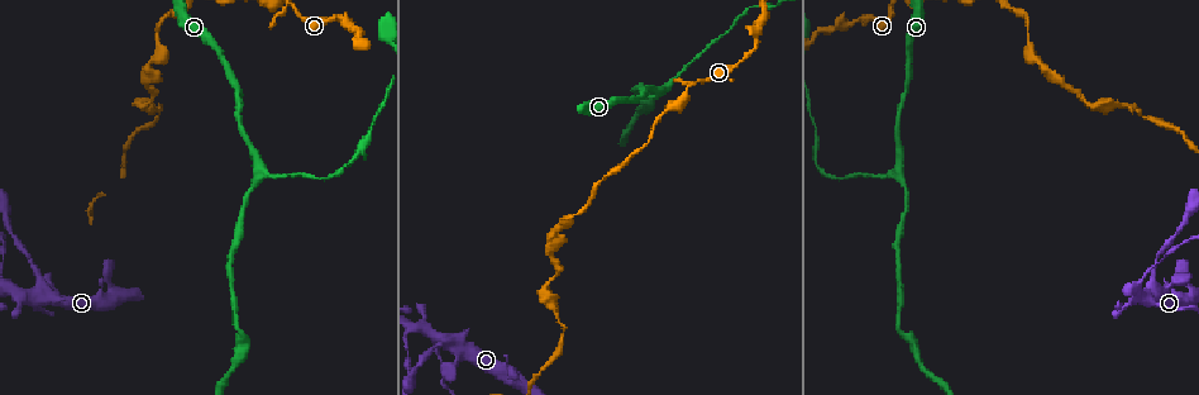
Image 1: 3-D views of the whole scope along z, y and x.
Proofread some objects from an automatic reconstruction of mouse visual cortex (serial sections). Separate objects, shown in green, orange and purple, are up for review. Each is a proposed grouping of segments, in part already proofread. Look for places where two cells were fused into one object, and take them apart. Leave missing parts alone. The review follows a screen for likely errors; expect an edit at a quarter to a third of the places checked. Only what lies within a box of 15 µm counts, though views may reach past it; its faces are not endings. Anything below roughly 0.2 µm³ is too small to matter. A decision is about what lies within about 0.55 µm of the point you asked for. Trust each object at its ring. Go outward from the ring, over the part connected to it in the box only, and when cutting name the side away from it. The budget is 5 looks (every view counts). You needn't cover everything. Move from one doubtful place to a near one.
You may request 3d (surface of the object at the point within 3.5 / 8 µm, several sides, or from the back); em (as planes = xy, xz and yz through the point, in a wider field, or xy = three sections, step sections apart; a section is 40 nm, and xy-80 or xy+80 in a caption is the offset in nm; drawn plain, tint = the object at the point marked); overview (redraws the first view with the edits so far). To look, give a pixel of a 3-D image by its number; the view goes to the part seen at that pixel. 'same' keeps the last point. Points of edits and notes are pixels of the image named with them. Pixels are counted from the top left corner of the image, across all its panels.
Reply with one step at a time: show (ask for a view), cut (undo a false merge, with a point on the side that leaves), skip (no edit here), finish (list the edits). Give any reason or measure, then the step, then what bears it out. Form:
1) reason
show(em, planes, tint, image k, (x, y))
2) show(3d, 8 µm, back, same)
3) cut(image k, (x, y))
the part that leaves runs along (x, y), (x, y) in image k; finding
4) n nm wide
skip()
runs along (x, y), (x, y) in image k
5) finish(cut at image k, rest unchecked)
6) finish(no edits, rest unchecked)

a narrow waist
show(3d, 3.5 µm, image 1, (1028, 33))

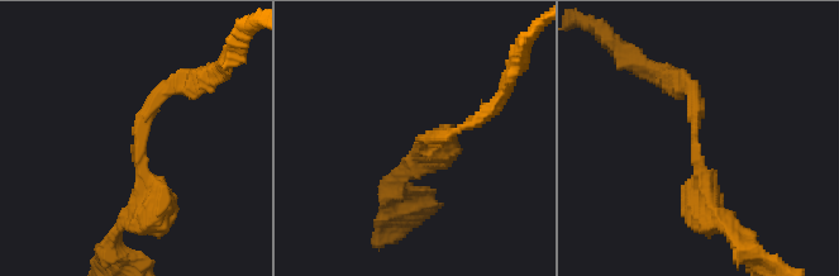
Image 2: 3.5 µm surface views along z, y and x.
show(em, xy, step 2, tint, image 2, (694, 141))

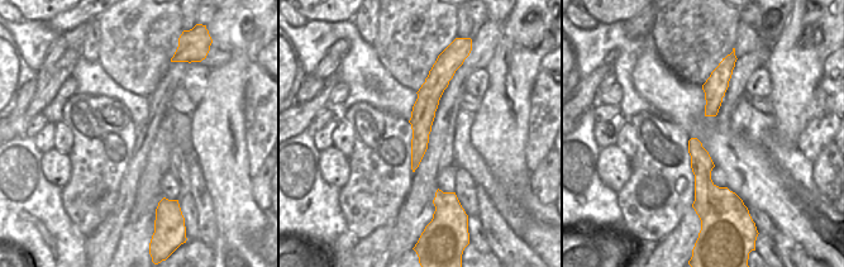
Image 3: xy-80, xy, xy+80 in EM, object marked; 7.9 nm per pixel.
skip()
one cell here

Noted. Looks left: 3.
sharp bend
show(3d, 3.5 µm, image 1, (142, 106))

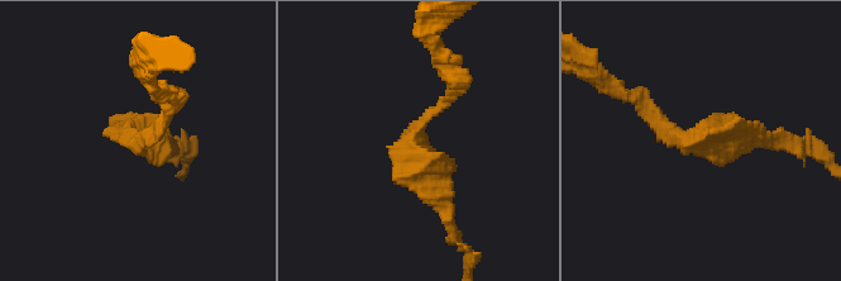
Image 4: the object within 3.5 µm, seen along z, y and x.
arms of 200, 250 nm; need the tissue
show(em, xy, step 1, tint, image 4, (702, 138))

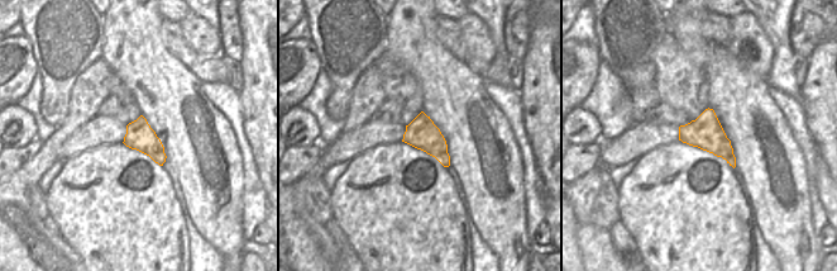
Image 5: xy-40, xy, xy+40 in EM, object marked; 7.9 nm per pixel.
skip()
runs along (645, 103), (687, 142), (772, 138) in image 4; one cell here

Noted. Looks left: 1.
finish(no edits, rest unchecked)

